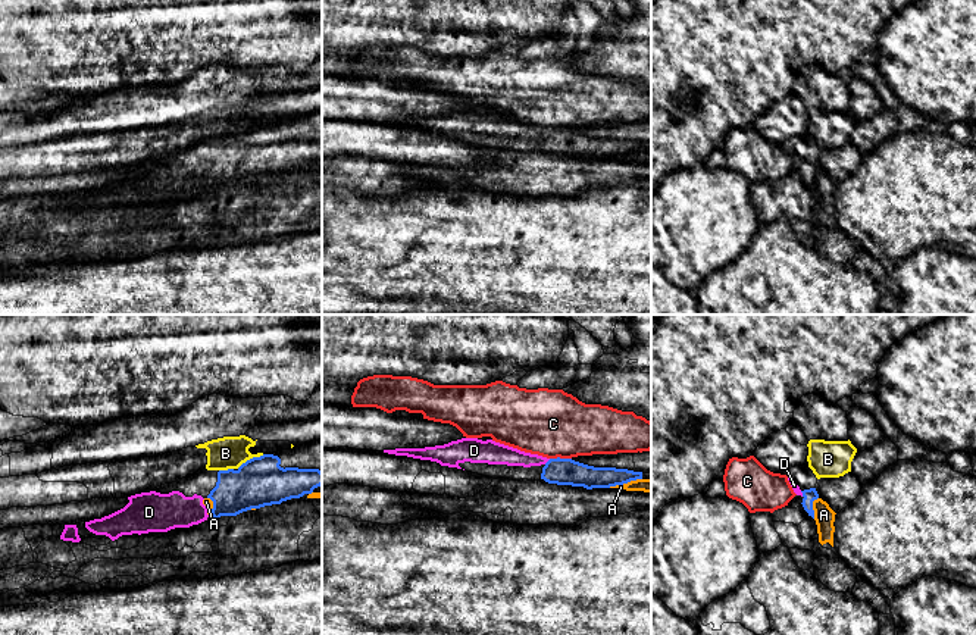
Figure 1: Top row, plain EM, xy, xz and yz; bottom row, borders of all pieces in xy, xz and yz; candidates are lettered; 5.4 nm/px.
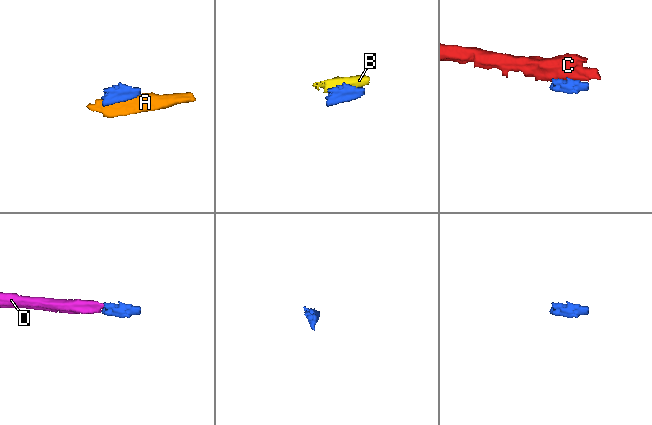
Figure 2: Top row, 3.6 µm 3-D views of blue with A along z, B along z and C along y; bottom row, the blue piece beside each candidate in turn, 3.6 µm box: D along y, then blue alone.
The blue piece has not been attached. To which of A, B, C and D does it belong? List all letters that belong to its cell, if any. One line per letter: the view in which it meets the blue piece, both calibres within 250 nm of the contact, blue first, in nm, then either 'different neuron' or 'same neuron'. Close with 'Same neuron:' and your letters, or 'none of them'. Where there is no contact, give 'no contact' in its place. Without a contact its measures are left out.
A: xz | 130/80 nm | different neuron
B: xy | 280/180 nm | different neuron
C: xz | 140/380 nm | different neuron
D: xz | 140/110 nm | same neuron
Same neuron: D

